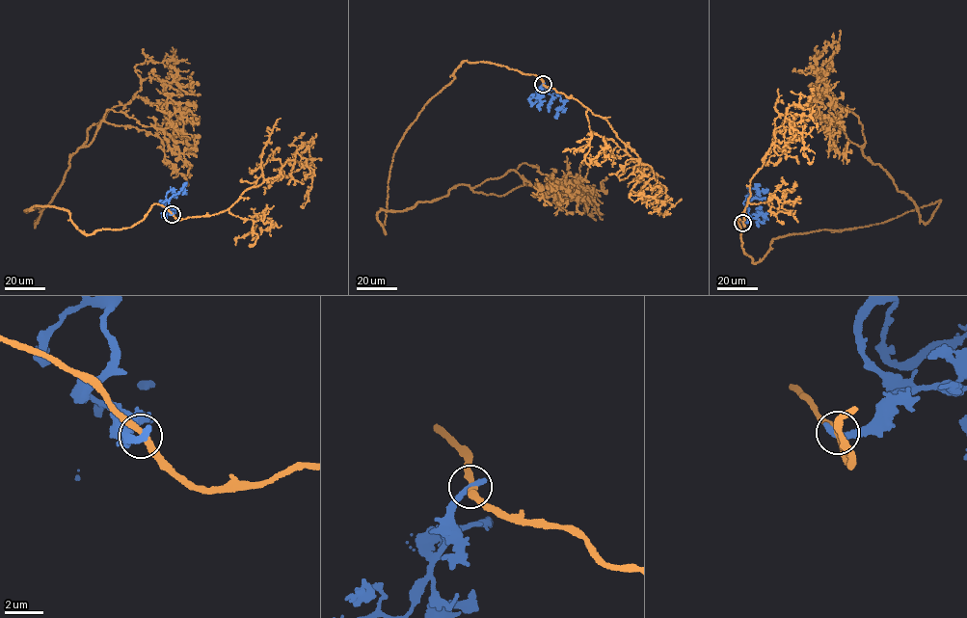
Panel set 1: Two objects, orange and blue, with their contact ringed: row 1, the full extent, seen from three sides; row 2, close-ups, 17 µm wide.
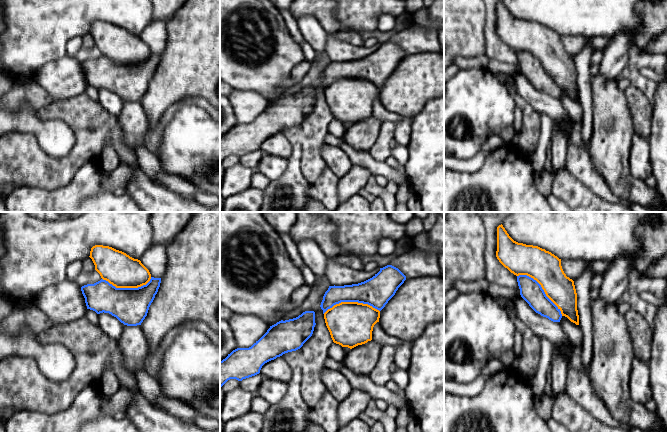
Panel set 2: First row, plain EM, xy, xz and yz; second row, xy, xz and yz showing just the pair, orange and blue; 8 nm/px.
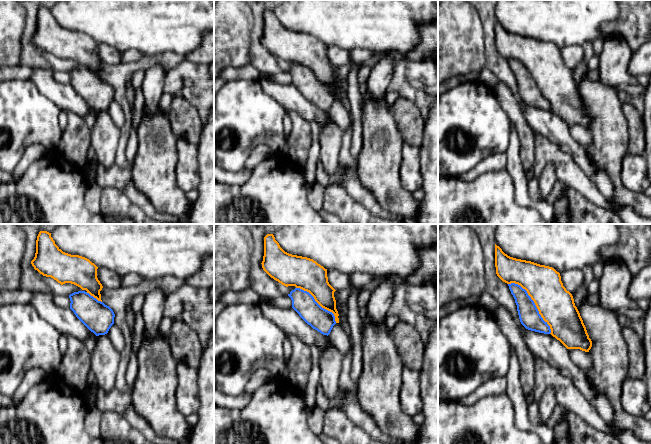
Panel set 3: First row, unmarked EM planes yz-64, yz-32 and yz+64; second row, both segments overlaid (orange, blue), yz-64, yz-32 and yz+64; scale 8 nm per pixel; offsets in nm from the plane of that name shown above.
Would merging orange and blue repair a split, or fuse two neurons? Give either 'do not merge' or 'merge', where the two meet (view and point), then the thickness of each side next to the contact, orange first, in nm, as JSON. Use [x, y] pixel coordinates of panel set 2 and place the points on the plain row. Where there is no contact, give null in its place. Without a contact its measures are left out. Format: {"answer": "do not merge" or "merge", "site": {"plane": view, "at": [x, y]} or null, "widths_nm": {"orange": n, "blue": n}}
{"answer": "do not merge", "site": {"plane": "xz", "at": [351, 78]}, "widths_nm": {"orange": 360, "blue": 240}}

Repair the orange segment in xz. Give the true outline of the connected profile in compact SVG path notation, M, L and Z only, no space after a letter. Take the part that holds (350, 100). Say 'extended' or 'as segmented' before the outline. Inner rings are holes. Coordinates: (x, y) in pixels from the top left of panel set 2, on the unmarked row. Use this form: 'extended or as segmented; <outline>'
as segmented; M341 78L324 89L325 99L333 118L350 125L372 116L373 103L379 98L379 94L379 86L358 78Z

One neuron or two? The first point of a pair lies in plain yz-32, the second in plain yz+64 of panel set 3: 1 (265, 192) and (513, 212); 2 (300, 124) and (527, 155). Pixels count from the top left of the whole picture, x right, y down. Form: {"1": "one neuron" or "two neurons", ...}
{"1": "one neuron", "2": "one neuron"}

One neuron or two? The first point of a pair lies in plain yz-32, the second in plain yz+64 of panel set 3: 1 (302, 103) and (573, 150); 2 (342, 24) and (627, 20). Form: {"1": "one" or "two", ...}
{"1": "one", "2": "two"}

